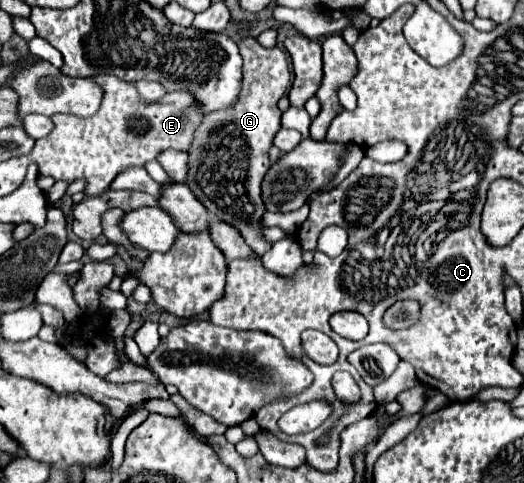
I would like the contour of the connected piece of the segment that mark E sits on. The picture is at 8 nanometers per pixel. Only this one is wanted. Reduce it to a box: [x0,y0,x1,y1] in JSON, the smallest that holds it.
[30,73,204,197]

